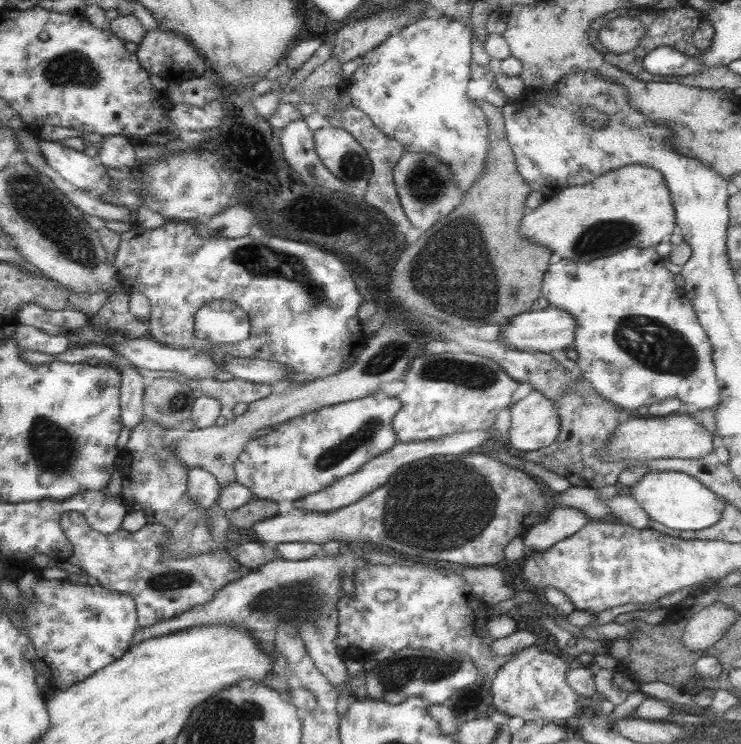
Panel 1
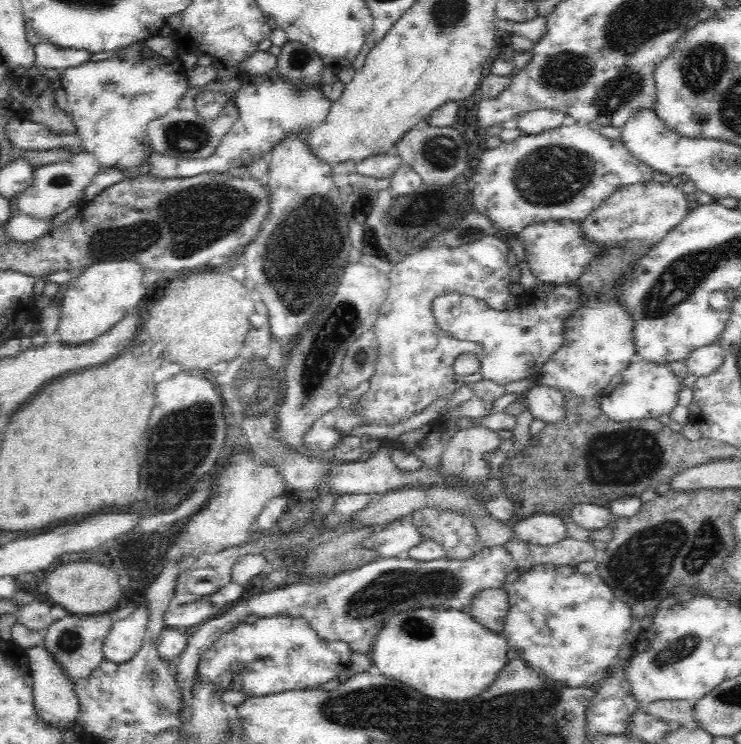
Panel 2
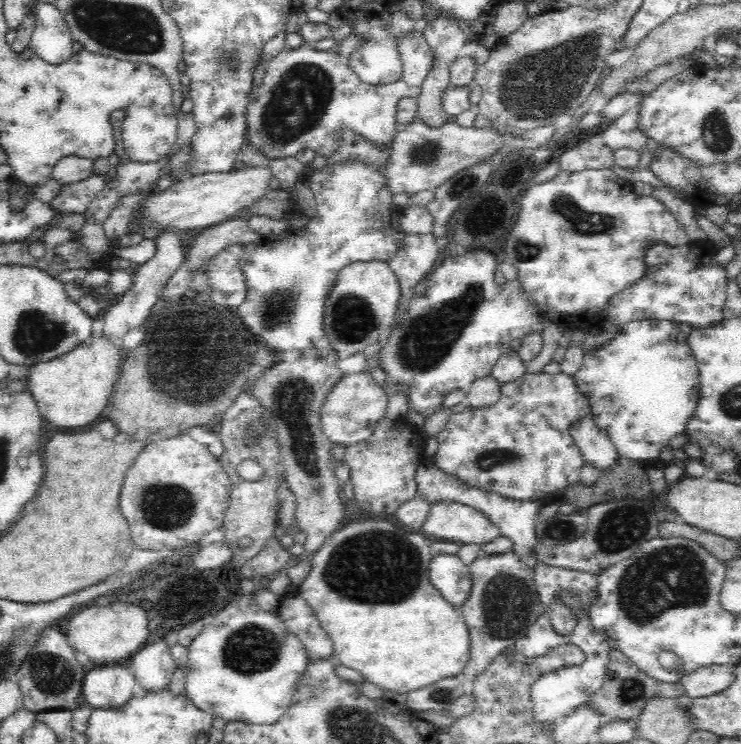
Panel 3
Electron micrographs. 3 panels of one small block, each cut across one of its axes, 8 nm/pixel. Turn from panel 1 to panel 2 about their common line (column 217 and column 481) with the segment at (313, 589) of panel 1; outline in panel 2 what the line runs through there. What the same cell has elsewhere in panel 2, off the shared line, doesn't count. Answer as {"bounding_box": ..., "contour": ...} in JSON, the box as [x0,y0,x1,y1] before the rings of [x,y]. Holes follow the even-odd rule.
{"bounding_box":[468,587,510,634],"contour":[[[500,587],[479,590],[471,603],[468,613],[484,625],[484,628],[500,634],[504,618],[510,608],[506,589]]]}

